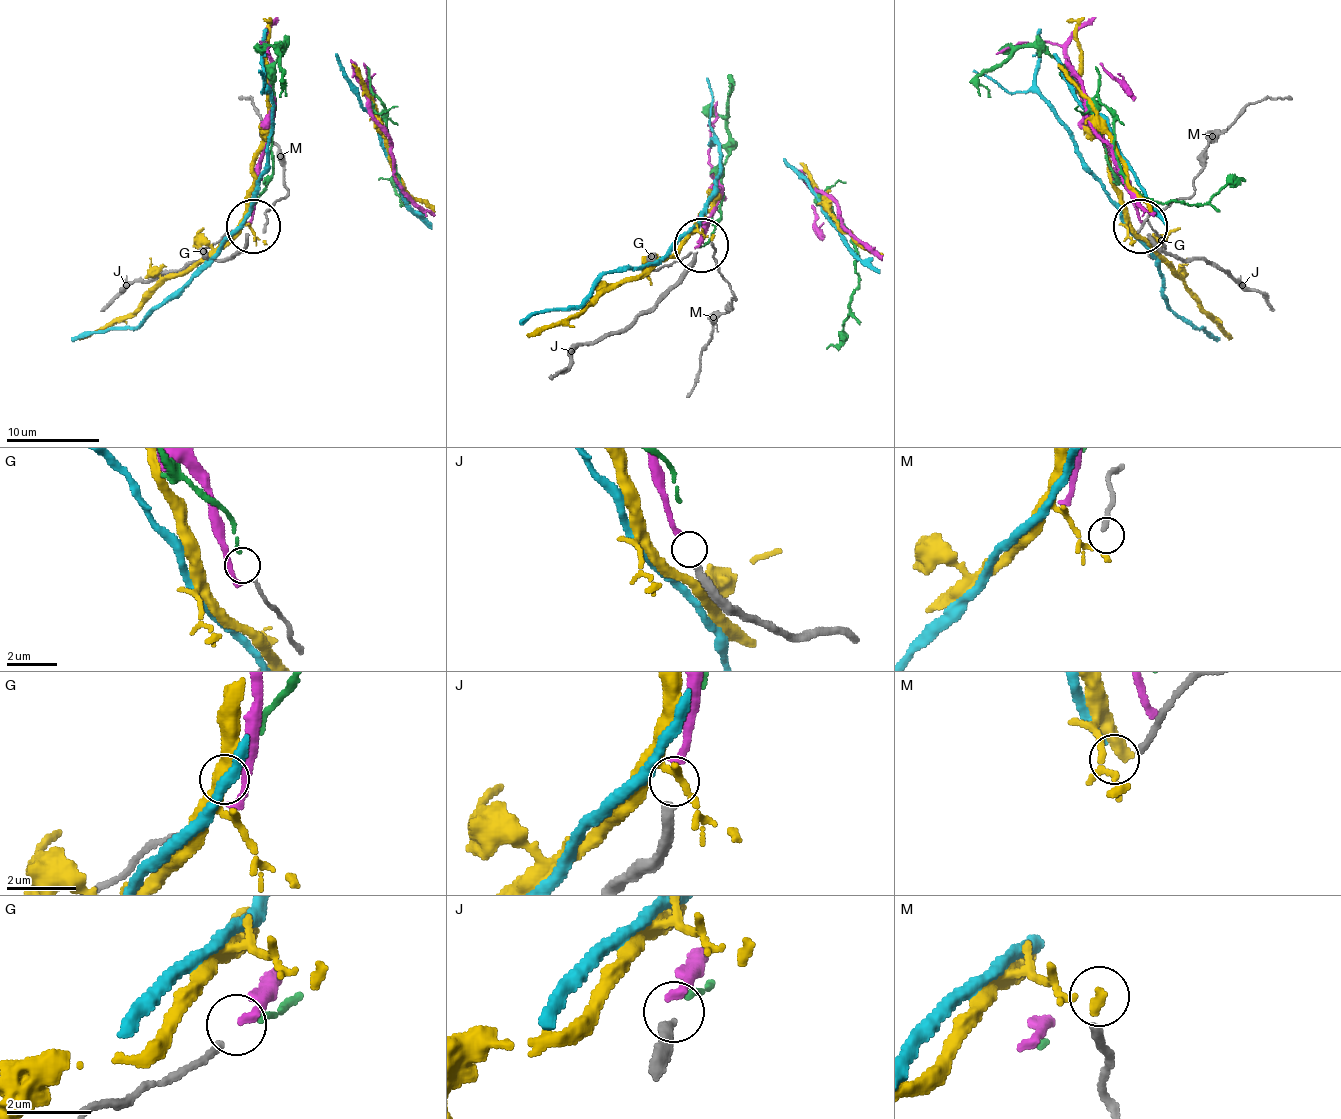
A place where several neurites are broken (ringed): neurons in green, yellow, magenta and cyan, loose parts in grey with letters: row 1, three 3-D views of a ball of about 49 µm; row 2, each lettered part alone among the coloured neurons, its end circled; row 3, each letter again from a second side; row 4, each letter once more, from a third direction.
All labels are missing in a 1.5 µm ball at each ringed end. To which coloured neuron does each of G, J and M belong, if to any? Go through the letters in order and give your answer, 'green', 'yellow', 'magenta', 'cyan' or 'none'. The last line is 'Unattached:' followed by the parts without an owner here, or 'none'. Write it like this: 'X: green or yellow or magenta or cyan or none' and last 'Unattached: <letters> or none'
G: green
J: magenta
M: none
Unattached: M

